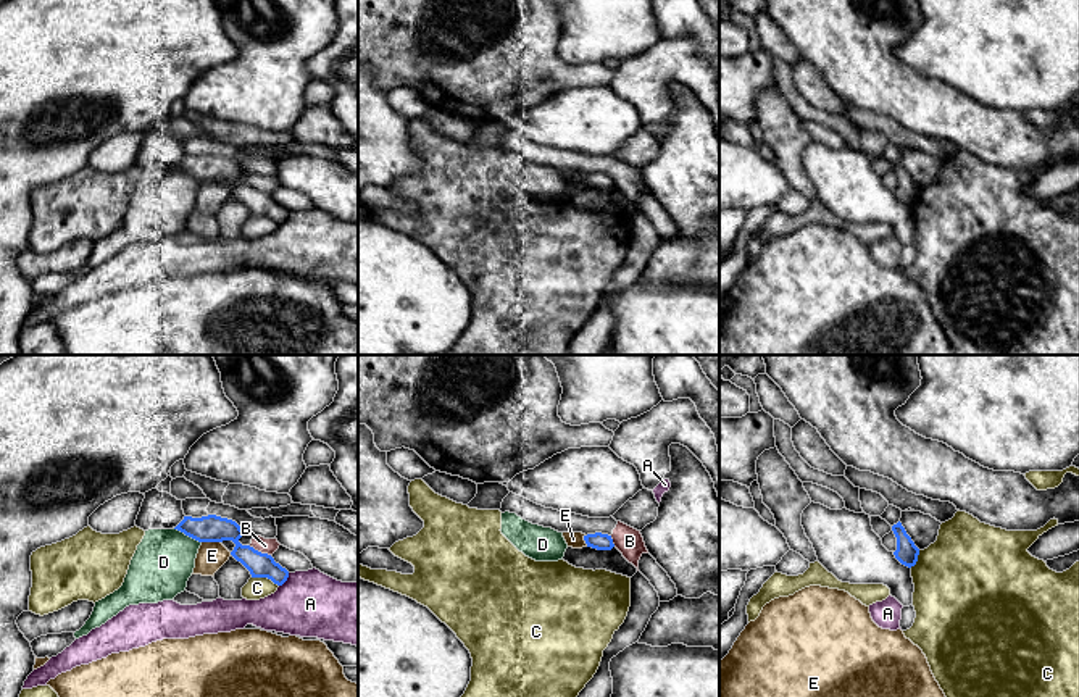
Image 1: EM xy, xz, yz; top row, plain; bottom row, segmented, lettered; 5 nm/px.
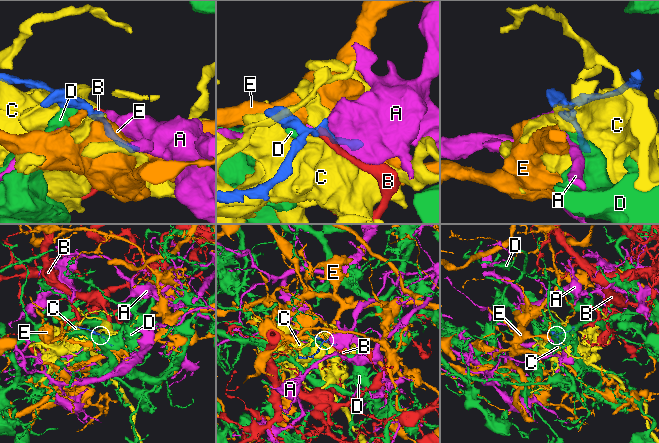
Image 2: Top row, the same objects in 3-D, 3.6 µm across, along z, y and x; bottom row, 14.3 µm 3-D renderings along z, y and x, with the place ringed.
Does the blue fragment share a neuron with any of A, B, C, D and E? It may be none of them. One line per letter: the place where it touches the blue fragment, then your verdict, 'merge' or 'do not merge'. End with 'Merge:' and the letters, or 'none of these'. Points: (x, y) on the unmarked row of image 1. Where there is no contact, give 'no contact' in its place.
A: meets blue in xy at (286, 218); do not merge
B: meets blue in xy at (260, 191); do not merge
C: meets blue in xy at (265, 215); do not merge
D: meets blue in xy at (187, 173); do not merge
E: meets blue in xy at (212, 179); do not merge
Merge: none of these

